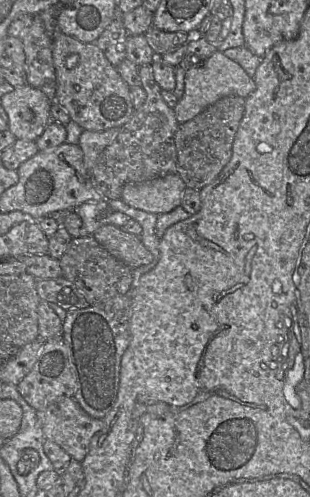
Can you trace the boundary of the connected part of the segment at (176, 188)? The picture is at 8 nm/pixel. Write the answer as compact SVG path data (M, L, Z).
M174 172L146 182L126 183L121 199L134 208L163 214L181 205L186 187L179 174Z

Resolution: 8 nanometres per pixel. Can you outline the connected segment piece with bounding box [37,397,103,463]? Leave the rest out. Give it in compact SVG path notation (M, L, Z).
M65 398L37 412L46 440L67 452L72 460L82 462L89 452L92 437L103 428L103 420L90 417L71 398Z

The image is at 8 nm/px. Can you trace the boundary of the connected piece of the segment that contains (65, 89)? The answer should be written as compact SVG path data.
M58 26L53 33L53 63L56 74L55 102L68 113L70 120L88 131L120 128L134 112L130 87L107 60L96 43L83 43L63 34Z

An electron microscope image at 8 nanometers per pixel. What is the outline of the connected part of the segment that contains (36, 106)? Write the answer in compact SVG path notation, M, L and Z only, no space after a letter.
M27 83L1 98L8 115L8 130L16 139L36 141L51 122L51 106L47 96Z

